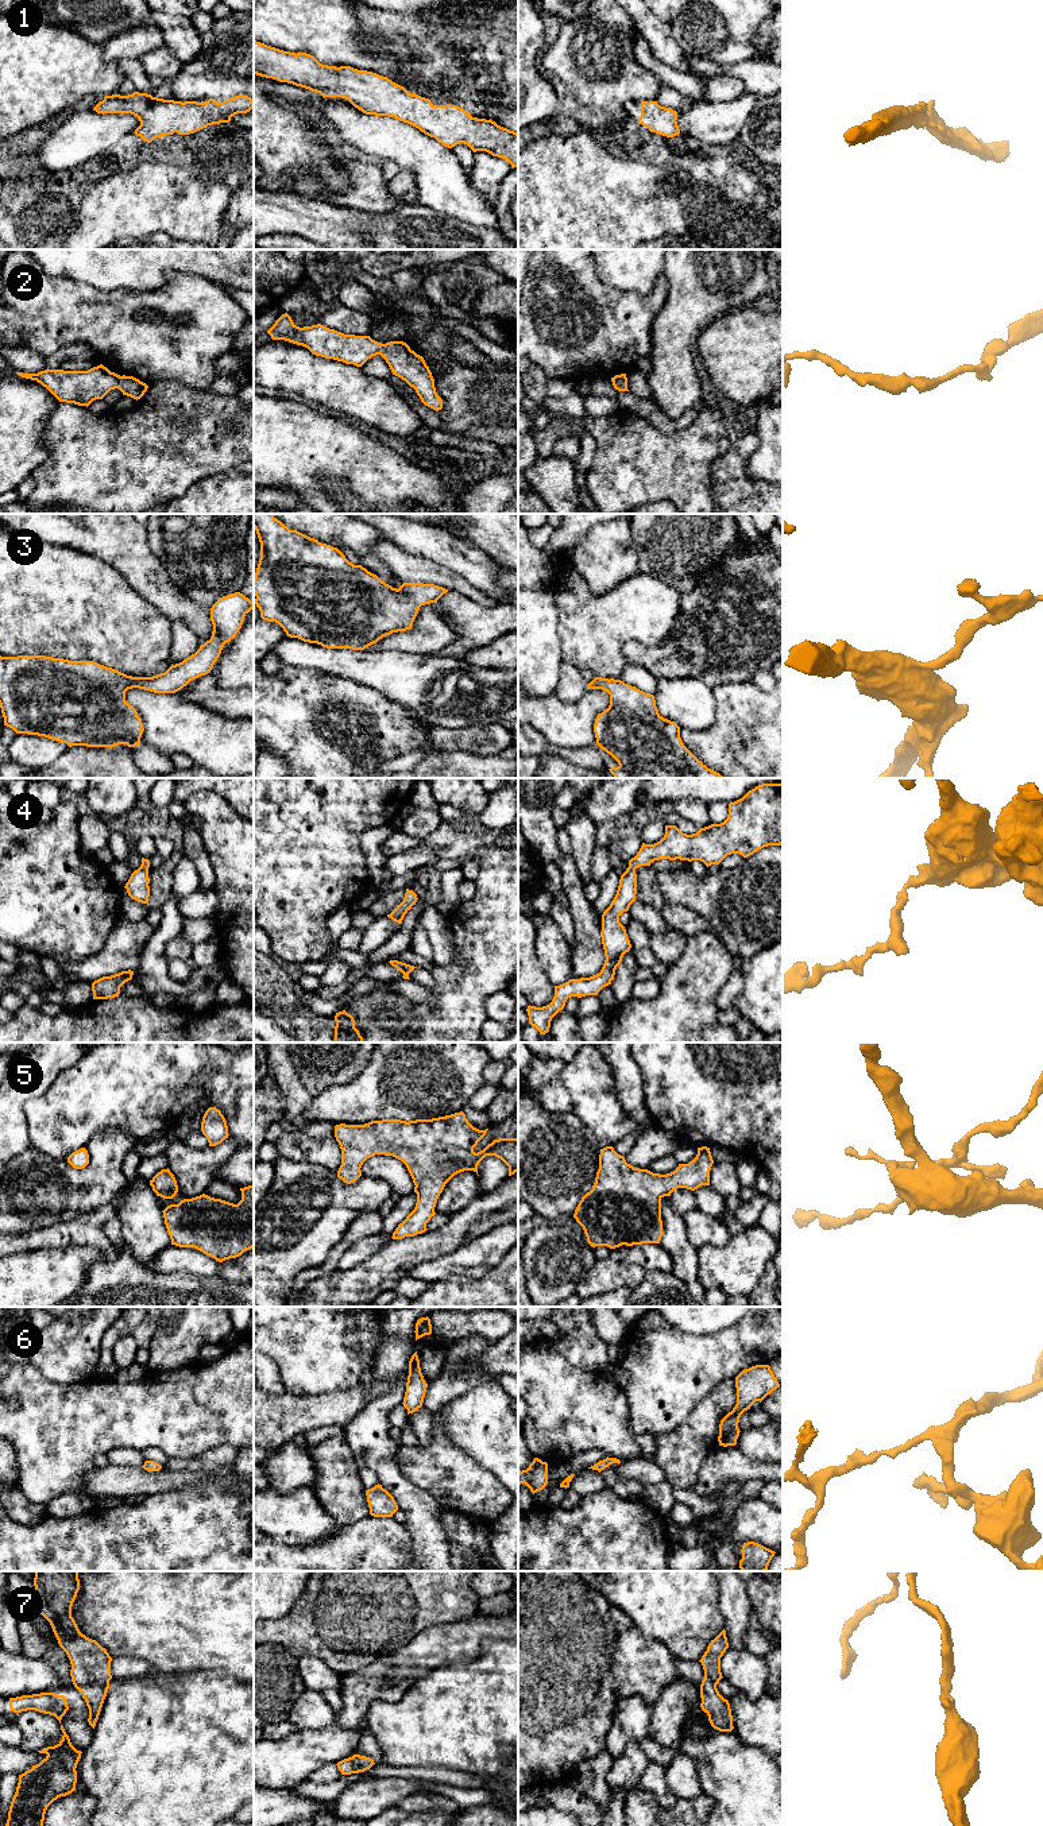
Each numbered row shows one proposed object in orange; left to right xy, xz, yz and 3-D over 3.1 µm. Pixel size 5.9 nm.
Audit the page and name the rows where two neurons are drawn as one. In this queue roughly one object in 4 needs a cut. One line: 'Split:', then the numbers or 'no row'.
Split: no row

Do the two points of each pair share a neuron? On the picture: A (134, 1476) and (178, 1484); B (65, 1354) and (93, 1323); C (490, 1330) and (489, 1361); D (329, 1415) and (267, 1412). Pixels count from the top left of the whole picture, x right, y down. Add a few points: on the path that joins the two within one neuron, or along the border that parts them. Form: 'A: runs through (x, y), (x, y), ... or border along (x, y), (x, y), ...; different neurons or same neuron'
A: runs through (145, 1481), (167, 1481); same neuron
B: runs through (73, 1346), (88, 1331); same neuron
C: border along (503, 1337), (490, 1345); different neurons
D: runs through (315, 1415), (282, 1415); same neuron

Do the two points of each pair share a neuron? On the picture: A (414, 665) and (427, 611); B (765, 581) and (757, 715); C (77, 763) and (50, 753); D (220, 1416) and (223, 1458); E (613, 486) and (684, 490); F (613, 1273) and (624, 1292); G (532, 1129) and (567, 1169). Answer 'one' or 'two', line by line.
A: two
B: two
C: two
D: two
E: one
F: two
G: one

